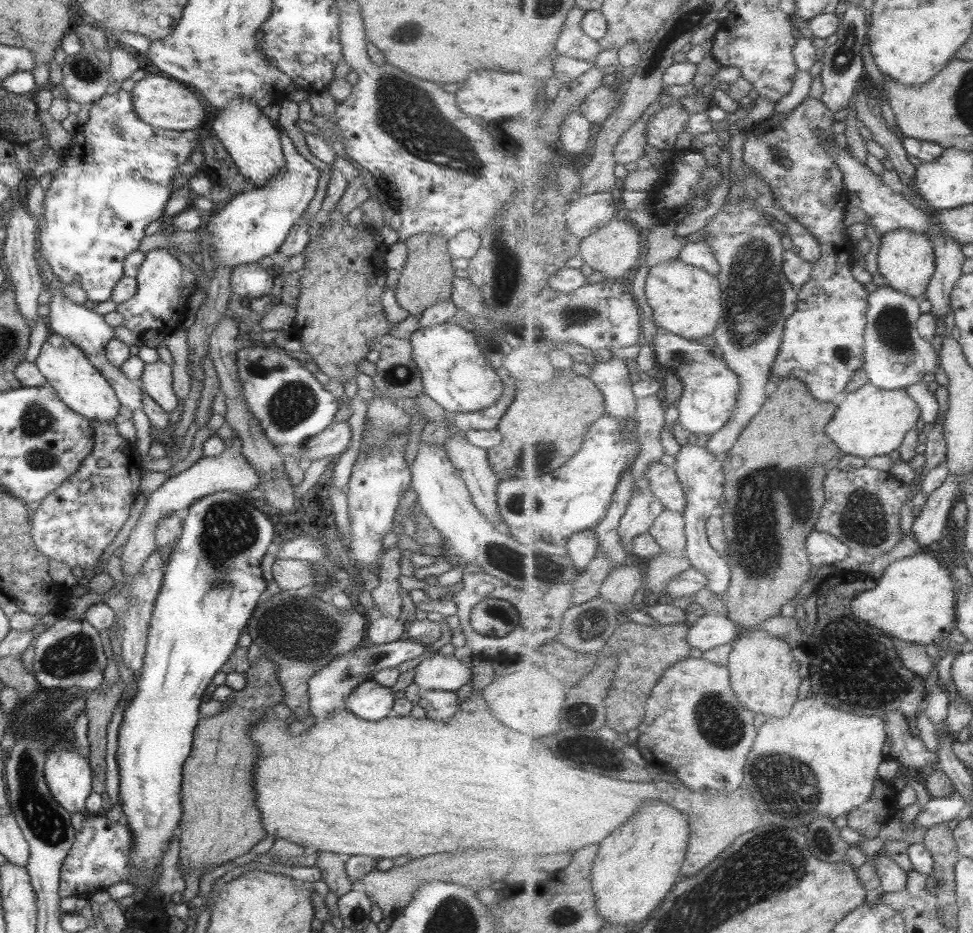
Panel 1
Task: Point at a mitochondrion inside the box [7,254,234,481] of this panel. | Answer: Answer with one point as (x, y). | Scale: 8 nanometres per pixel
(38, 425)

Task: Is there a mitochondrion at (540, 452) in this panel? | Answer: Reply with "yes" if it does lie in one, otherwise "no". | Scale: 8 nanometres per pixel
yes

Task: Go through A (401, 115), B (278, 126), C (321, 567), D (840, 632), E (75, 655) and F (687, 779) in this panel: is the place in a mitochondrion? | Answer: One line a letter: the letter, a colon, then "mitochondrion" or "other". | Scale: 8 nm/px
A: mitochondrion
B: other
C: other
D: mitochondrion
E: mitochondrion
F: other

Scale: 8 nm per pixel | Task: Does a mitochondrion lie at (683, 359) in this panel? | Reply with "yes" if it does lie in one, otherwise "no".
yes

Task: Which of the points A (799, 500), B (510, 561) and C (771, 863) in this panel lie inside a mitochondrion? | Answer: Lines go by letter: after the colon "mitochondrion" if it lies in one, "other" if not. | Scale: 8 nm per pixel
A: mitochondrion
B: mitochondrion
C: mitochondrion

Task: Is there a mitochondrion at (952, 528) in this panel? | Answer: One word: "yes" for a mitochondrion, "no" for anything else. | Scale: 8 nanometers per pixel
no

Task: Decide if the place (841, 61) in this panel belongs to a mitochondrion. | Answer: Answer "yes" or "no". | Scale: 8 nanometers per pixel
yes

